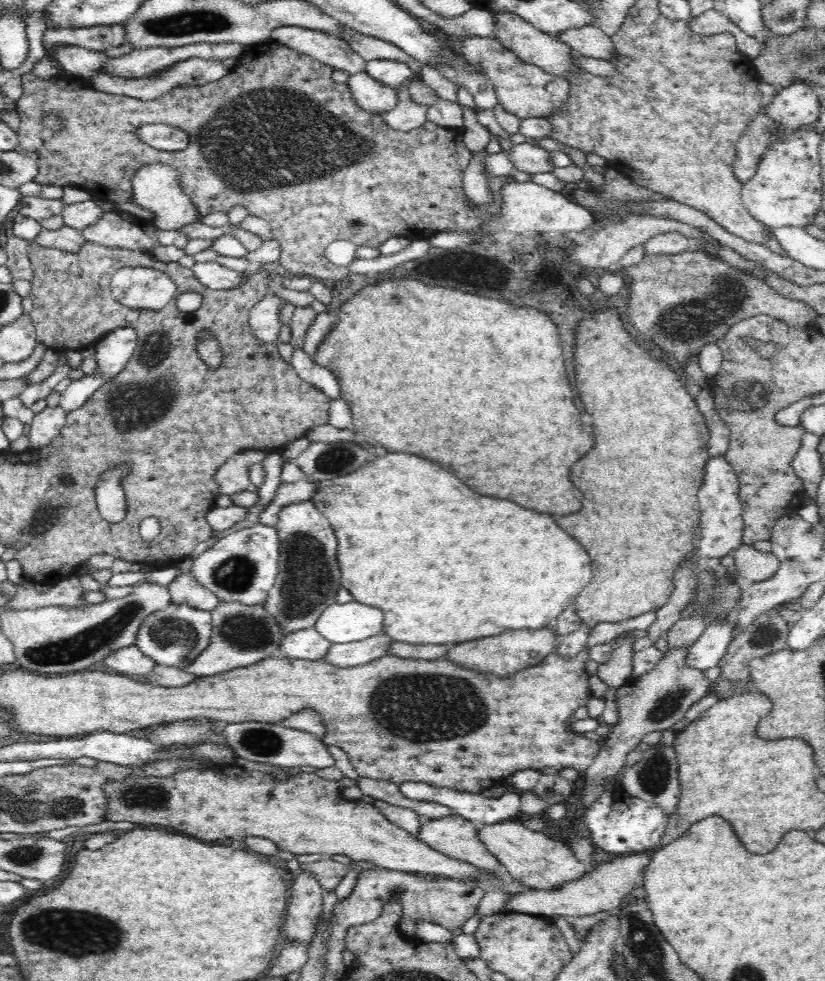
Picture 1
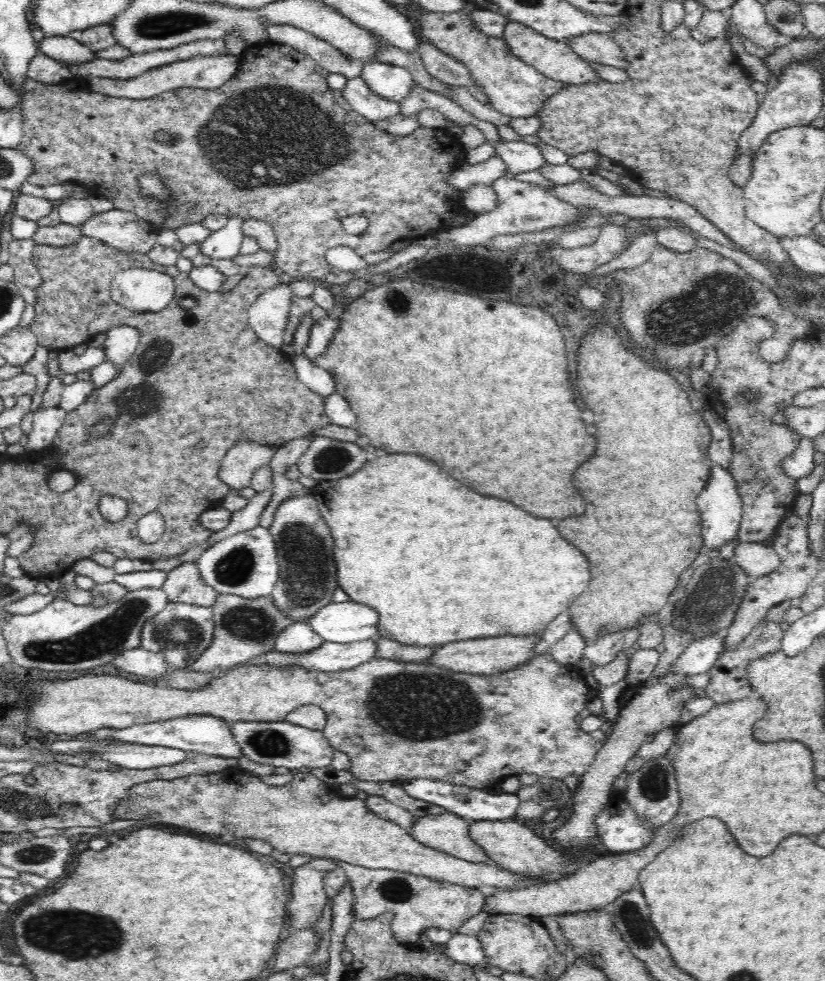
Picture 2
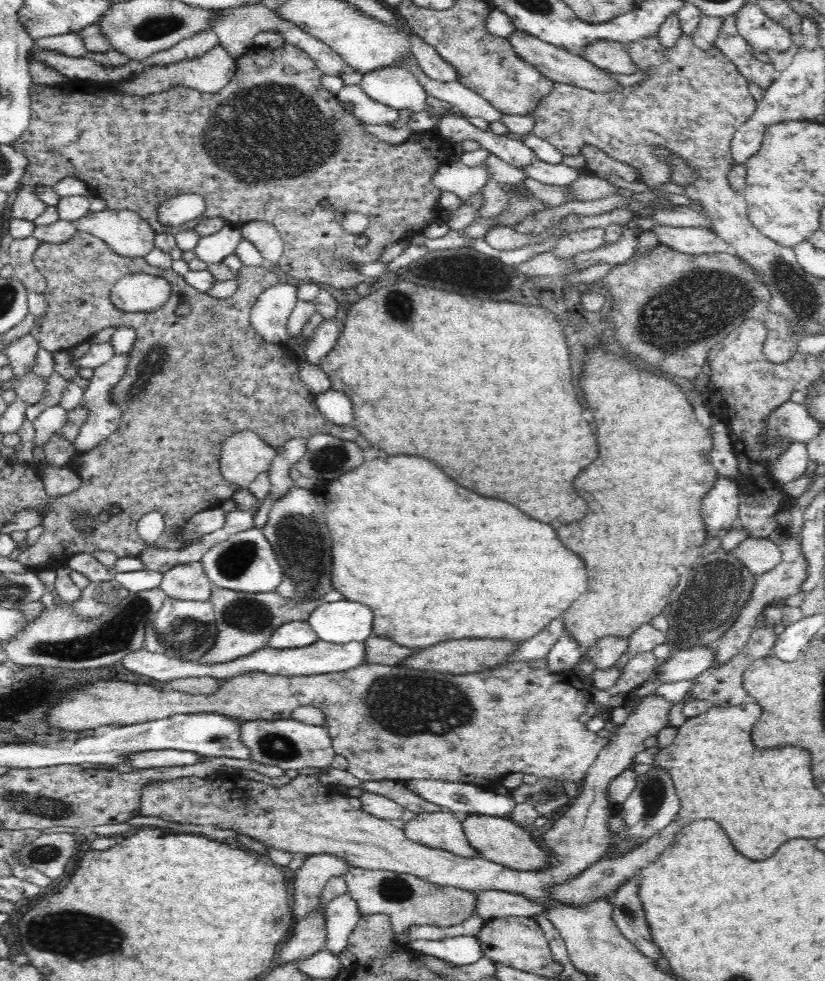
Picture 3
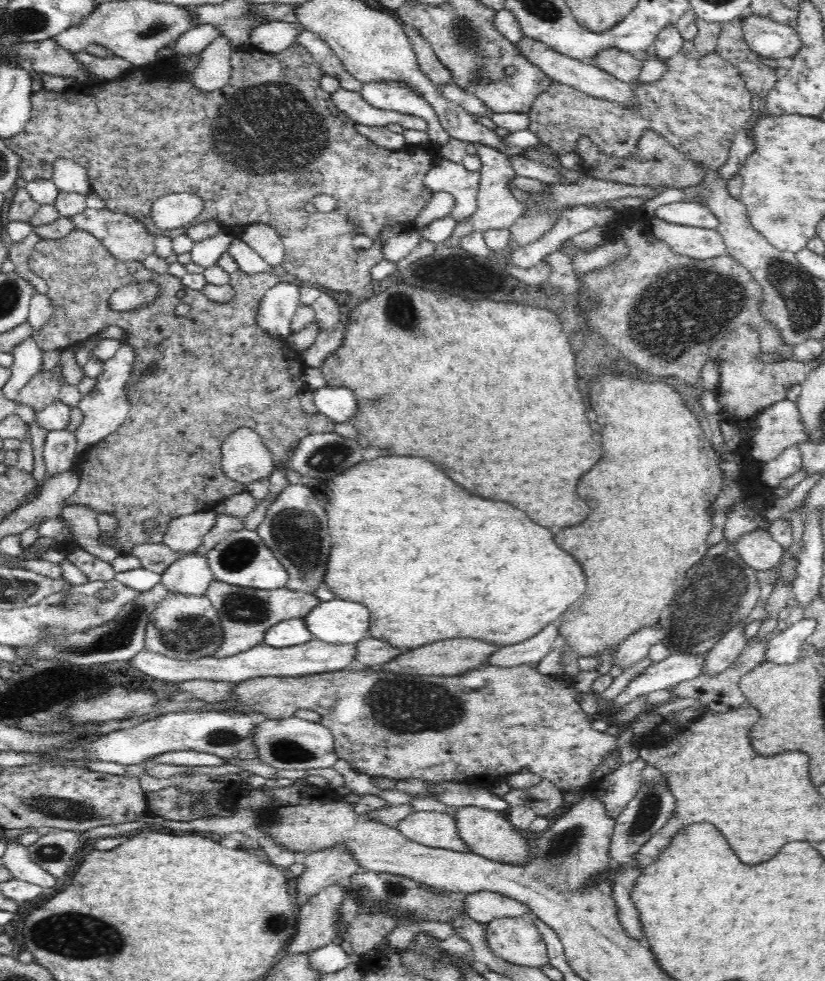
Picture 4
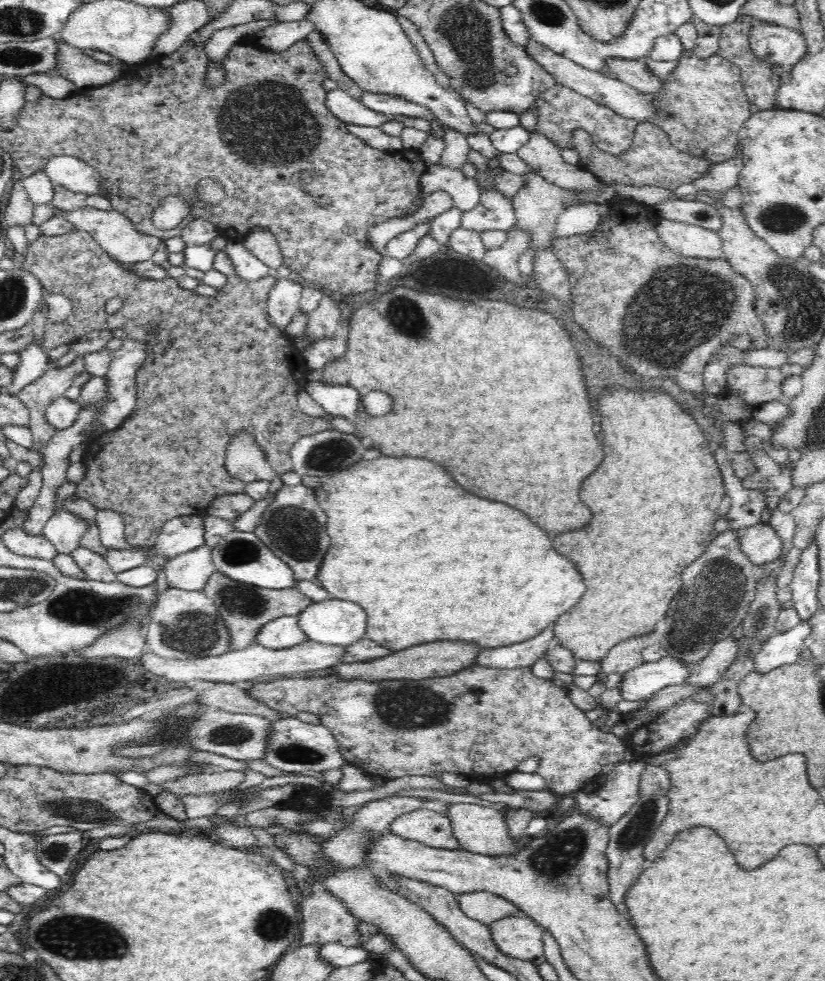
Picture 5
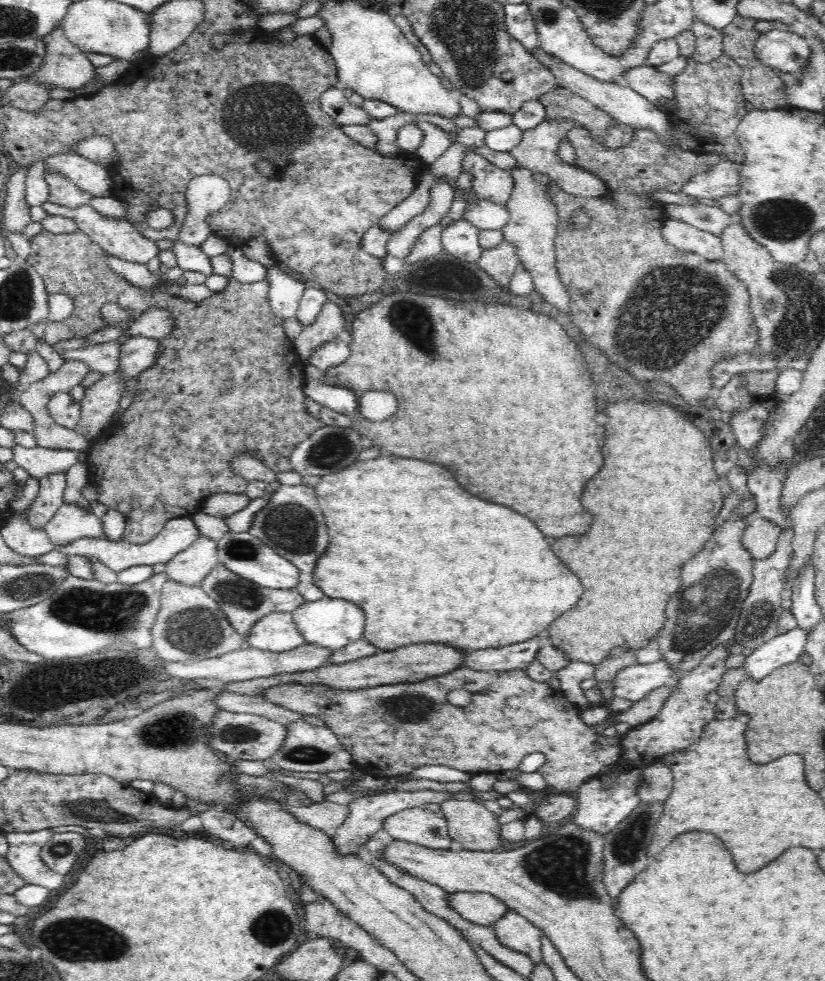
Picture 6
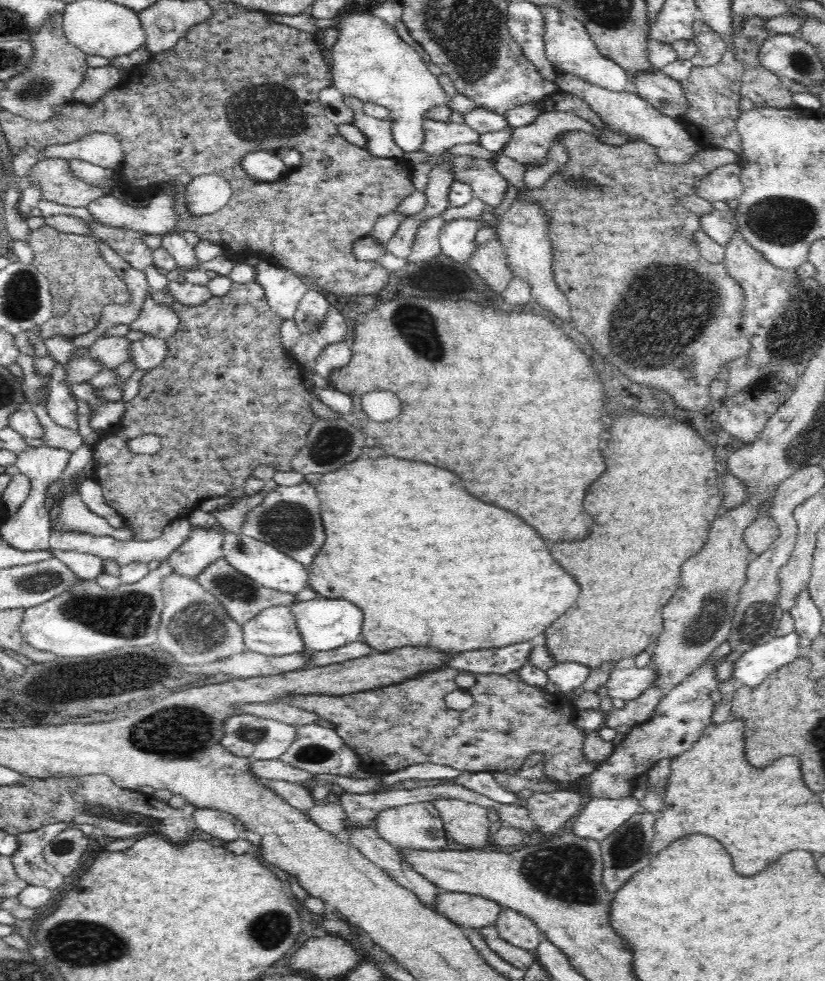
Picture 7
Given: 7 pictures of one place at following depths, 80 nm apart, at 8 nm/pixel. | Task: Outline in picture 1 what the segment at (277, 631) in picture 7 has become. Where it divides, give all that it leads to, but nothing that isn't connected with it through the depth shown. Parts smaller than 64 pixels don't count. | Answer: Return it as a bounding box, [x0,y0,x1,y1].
[279,627,332,661]

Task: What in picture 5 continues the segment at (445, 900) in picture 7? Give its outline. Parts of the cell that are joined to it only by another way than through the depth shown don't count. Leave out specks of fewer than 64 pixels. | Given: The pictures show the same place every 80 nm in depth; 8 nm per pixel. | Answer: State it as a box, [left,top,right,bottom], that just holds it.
[457,892,522,926]

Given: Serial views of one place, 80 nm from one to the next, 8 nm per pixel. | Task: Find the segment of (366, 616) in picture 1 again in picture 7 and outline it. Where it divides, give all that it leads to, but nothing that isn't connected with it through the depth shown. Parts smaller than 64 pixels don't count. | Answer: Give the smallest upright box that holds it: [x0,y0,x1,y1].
[293,598,363,651]

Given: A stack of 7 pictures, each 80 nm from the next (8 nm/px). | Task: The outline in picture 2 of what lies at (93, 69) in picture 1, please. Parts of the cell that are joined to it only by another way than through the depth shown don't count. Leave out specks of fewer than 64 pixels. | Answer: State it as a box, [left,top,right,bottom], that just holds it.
[39,35,96,68]

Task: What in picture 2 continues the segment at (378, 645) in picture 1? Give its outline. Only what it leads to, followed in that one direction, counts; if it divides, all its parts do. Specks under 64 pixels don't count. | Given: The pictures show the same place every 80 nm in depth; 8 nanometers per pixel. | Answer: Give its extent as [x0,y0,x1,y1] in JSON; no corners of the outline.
[210,638,377,678]

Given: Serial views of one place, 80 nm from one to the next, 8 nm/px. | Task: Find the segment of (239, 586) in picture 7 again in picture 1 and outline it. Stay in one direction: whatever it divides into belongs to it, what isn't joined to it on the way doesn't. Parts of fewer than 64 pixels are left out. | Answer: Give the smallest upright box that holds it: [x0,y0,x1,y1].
[185,602,285,677]

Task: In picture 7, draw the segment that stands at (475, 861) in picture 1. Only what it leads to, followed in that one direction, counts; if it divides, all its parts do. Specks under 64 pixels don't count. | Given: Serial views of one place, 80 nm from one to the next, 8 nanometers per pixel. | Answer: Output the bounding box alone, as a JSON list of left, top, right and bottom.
[374,803,448,851]

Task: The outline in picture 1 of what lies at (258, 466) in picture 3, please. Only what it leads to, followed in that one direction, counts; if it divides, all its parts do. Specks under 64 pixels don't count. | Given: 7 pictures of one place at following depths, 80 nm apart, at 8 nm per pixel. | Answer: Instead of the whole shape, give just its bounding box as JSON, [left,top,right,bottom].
[214,449,269,496]

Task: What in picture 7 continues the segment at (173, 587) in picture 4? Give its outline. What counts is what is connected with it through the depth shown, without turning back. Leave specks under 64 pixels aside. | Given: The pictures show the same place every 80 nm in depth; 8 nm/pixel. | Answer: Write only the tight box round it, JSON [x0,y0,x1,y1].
[168,527,228,577]

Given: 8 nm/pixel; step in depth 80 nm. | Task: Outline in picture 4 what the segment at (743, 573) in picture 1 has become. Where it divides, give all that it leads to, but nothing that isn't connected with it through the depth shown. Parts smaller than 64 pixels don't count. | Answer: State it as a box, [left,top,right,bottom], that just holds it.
[733,528,785,571]

